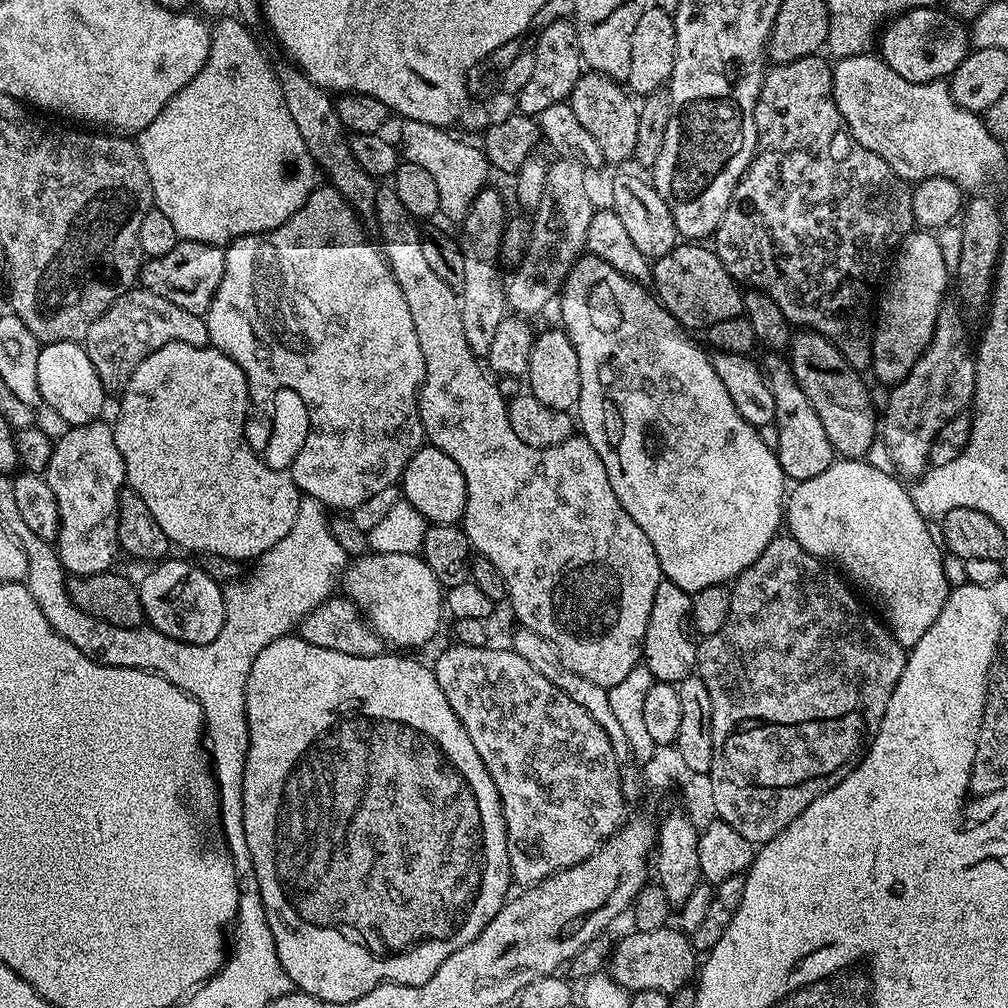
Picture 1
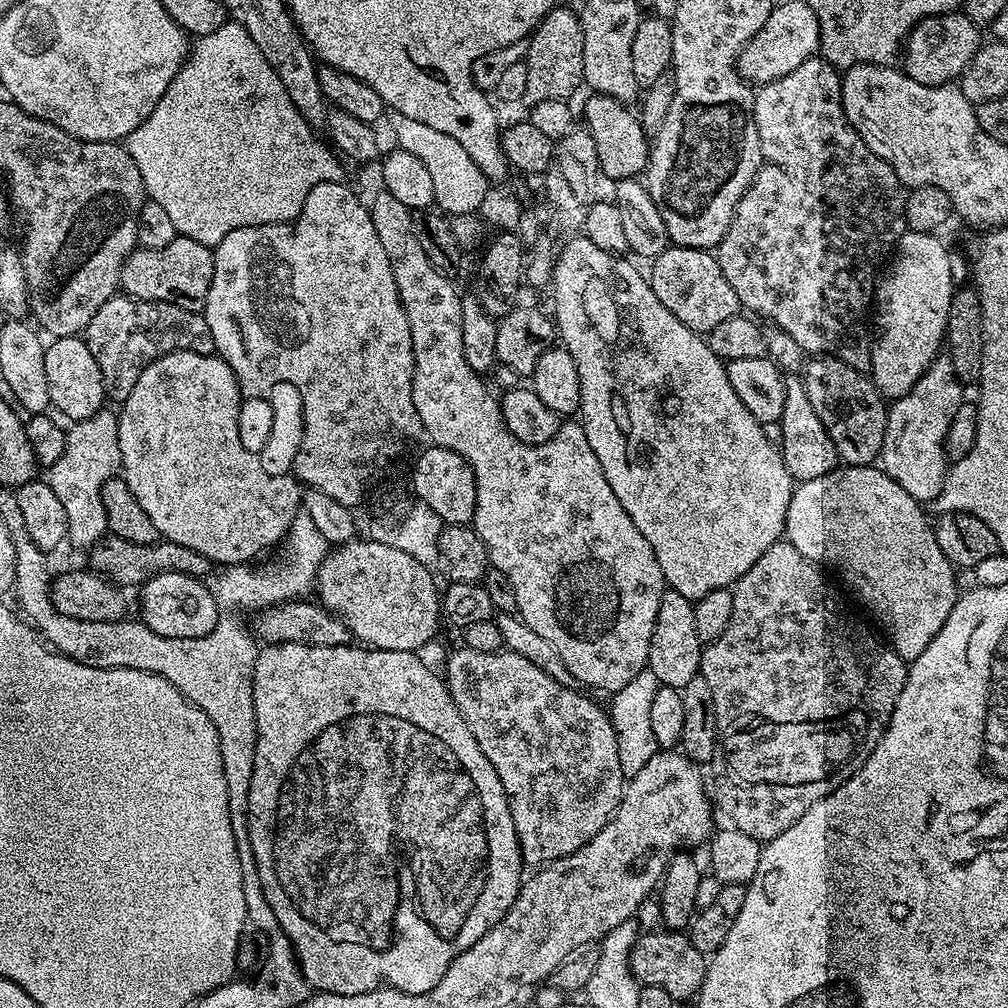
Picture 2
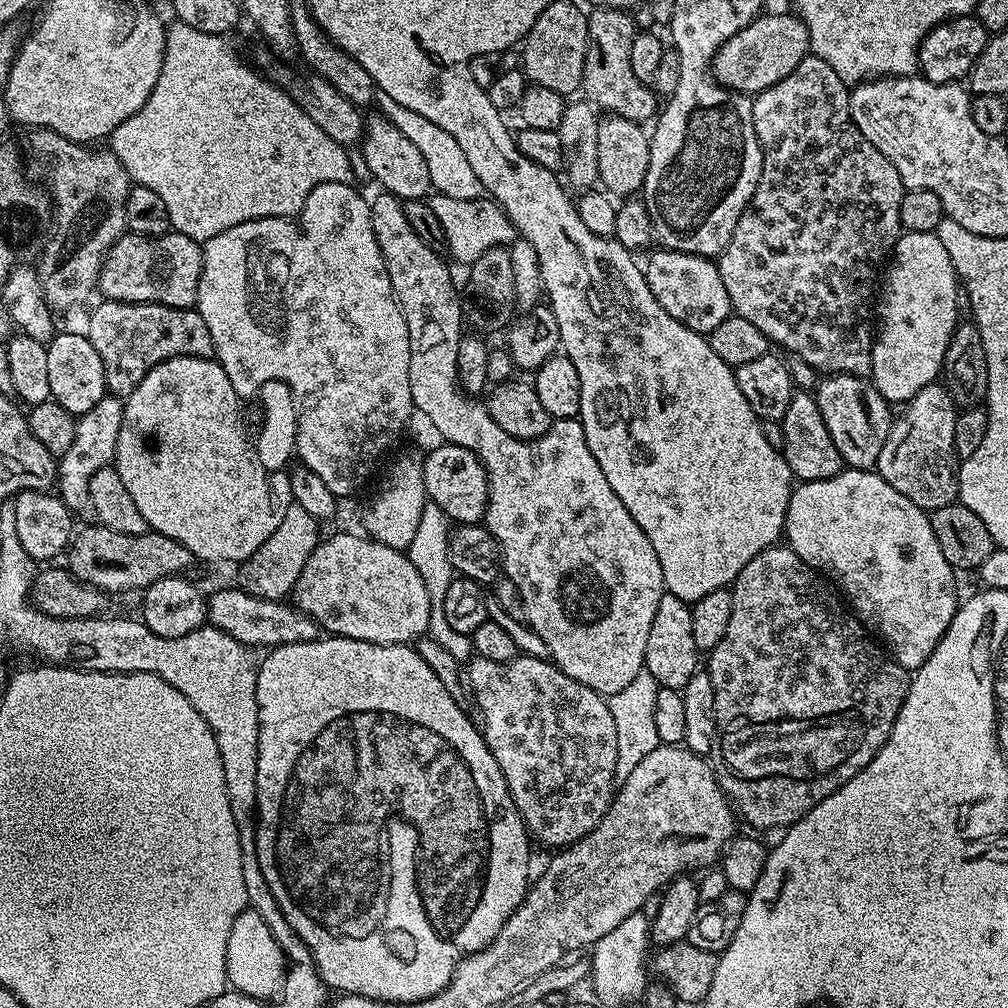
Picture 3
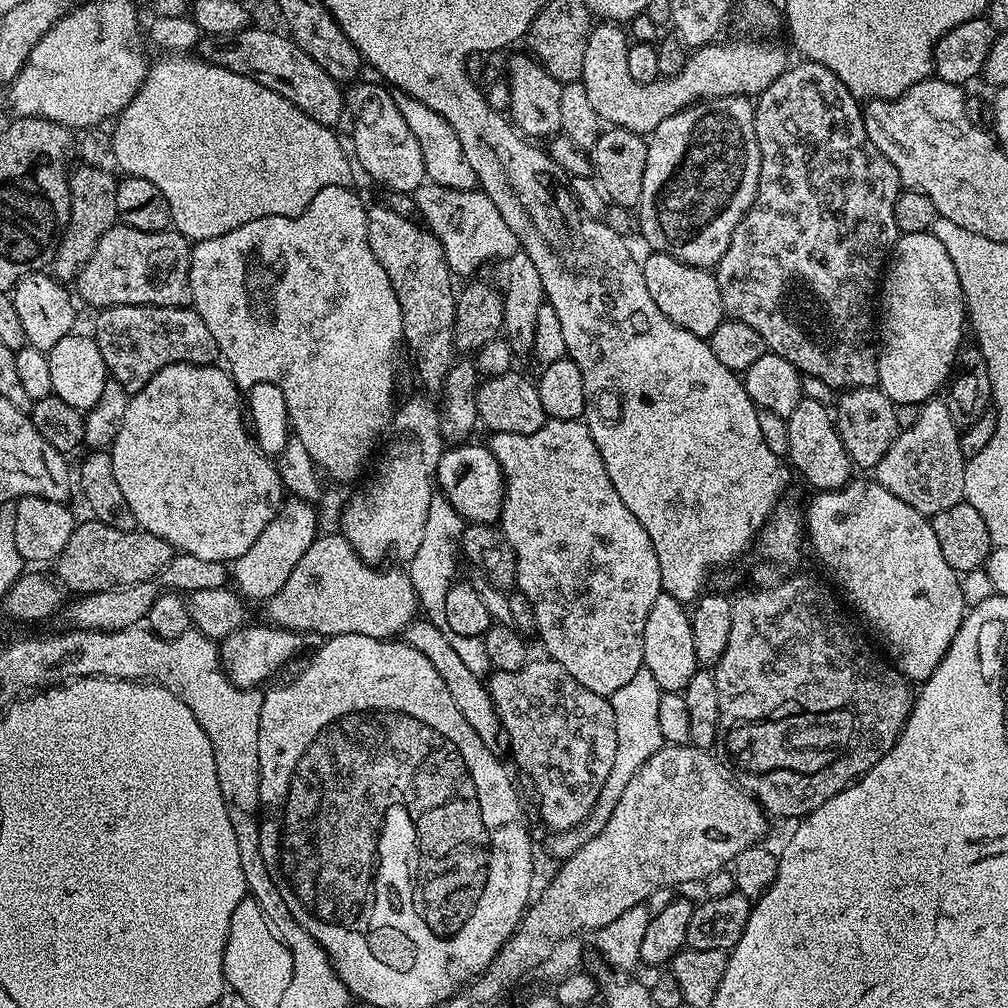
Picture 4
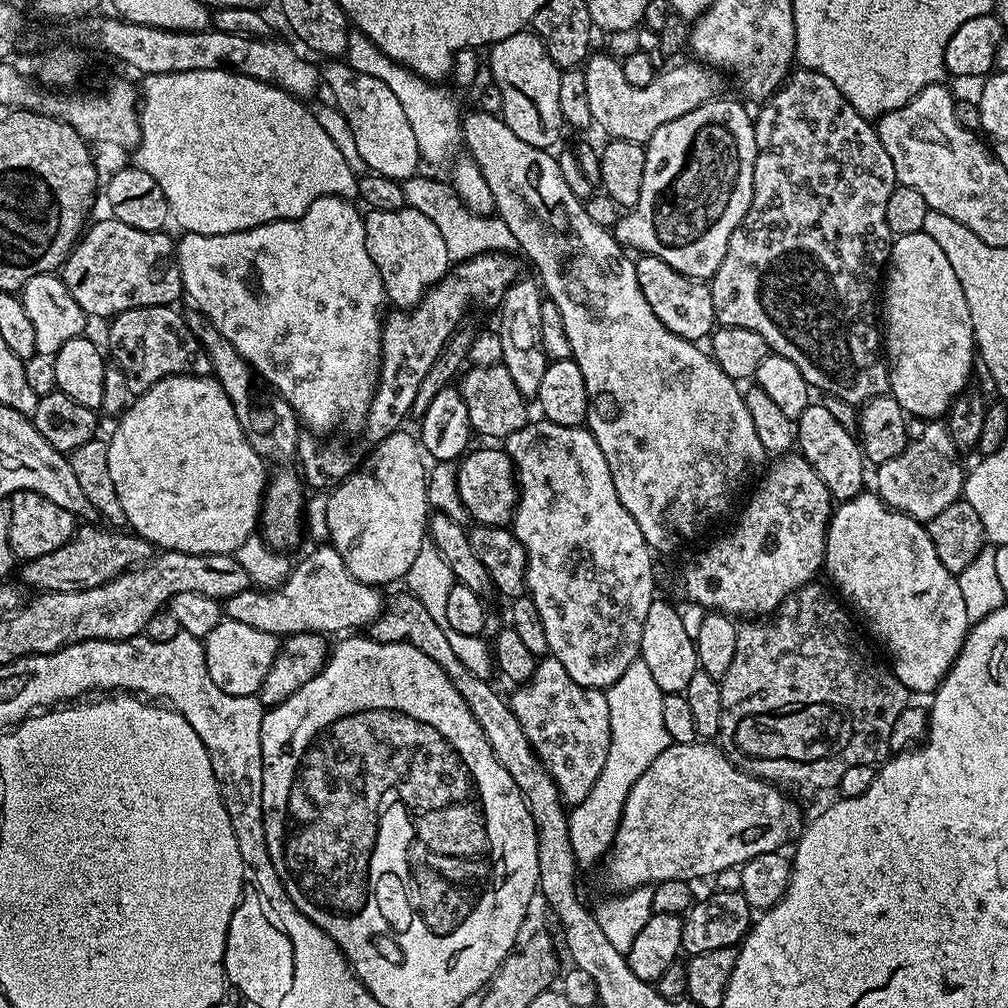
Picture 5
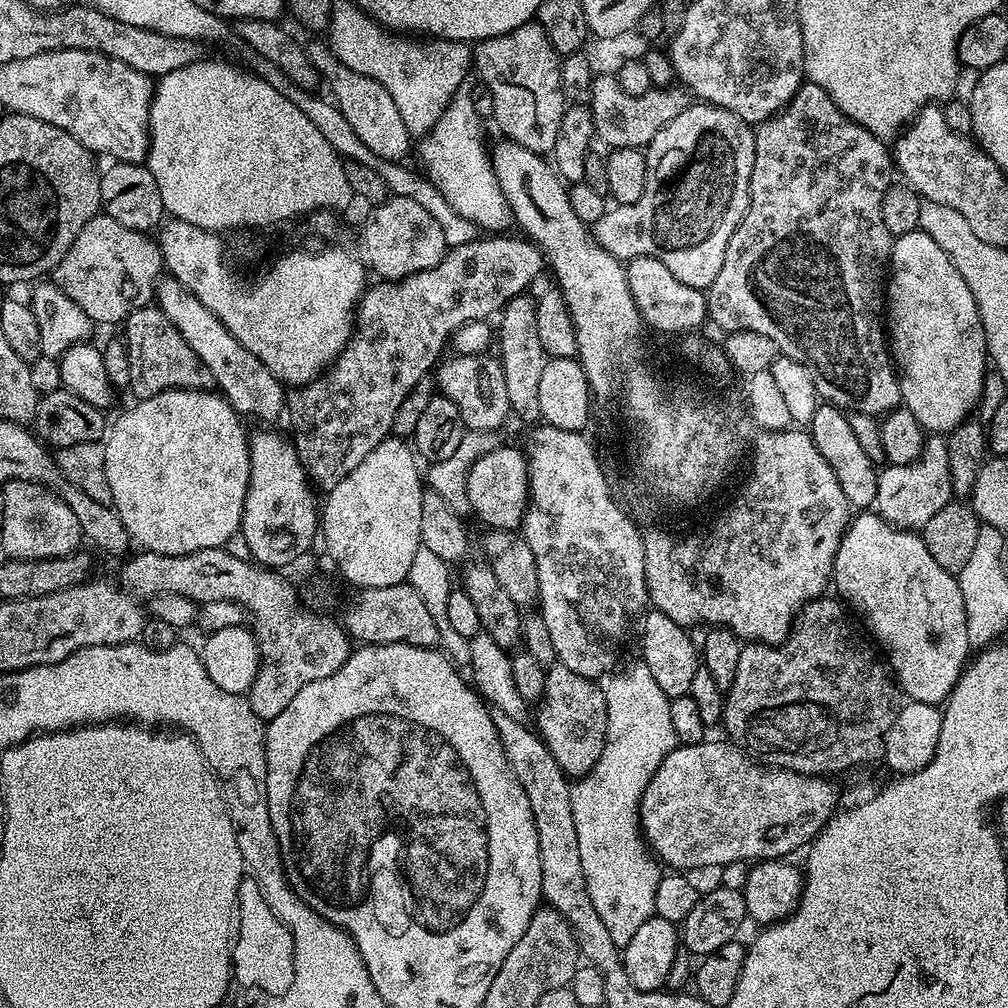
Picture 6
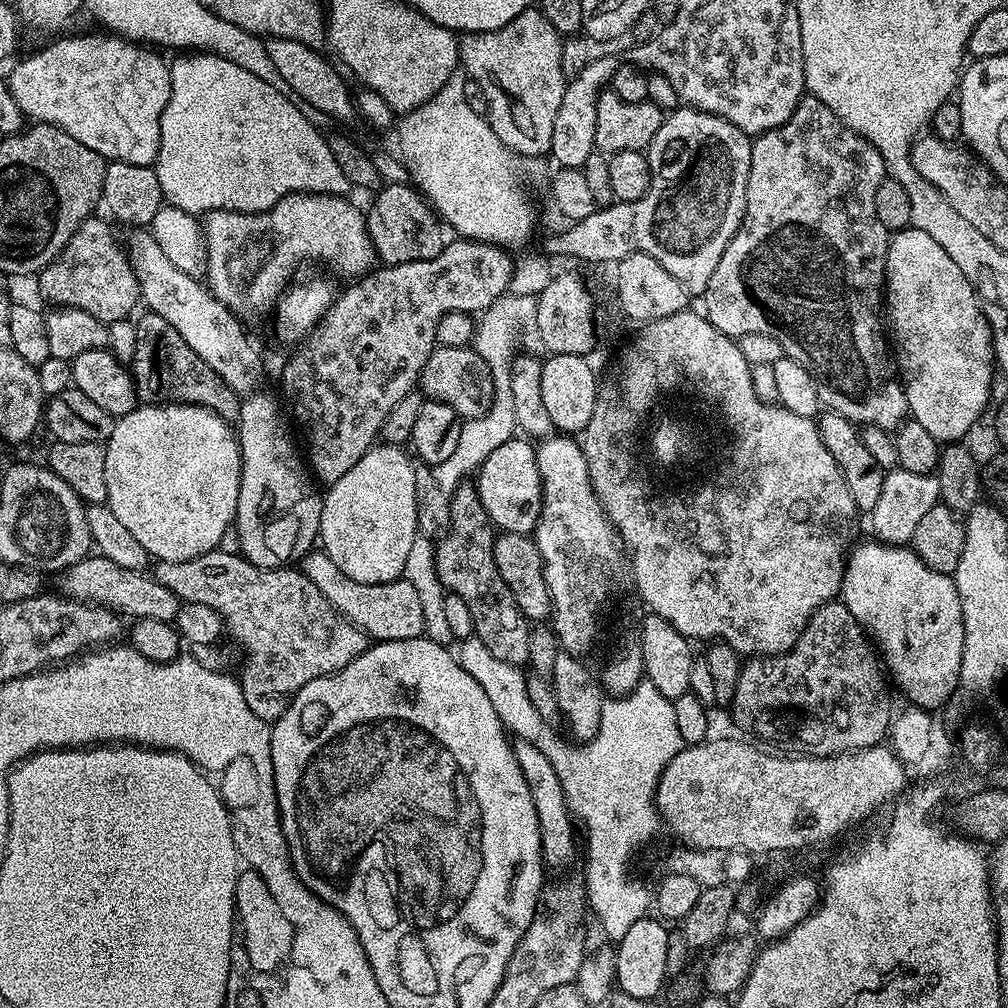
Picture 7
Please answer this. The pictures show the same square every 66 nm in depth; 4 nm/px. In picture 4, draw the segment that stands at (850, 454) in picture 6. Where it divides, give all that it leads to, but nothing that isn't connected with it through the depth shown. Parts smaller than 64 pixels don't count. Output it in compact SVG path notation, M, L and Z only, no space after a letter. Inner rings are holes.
M802 398L794 409L794 414L786 419L789 428L789 450L786 456L795 475L797 472L812 490L821 492L843 488L853 479L854 465L848 457L846 446L842 446L842 438L829 405Z

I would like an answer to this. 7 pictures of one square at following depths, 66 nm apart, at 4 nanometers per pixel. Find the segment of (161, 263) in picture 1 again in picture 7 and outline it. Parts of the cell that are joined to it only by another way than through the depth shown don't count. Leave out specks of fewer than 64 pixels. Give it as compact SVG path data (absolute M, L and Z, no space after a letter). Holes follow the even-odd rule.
M89 218L78 226L74 238L63 248L53 264L48 264L40 273L40 292L49 300L49 305L86 310L103 324L115 320L127 320L133 314L132 307L141 303L140 283L128 260L123 243L116 241L113 225L107 219Z

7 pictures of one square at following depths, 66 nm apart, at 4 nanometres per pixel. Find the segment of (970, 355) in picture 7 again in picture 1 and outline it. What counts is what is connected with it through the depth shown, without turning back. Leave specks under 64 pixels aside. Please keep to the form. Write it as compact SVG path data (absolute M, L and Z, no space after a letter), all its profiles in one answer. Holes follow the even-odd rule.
M913 230L900 241L887 277L888 285L886 280L874 308L870 372L887 386L899 384L910 374L926 350L936 330L940 309L946 303L944 291L948 288L948 276L950 280L950 260L948 264L943 246L932 236L935 235L928 230Z

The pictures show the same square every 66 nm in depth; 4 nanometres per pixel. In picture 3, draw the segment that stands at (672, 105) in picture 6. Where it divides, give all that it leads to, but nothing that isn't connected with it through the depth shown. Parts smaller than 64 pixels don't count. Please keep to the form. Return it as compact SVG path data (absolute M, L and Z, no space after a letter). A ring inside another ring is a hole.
M593 7L588 12L588 45L582 92L601 113L645 122L657 115L658 97L645 81L639 80L634 70L630 70L630 42L638 31L632 15L631 11L623 8ZM791 11L788 12L776 12L773 16L761 14L755 20L750 21L745 28L738 30L738 34L734 34L734 38L726 41L712 59L711 69L716 83L732 92L755 94L764 92L770 86L782 82L782 78L786 78L786 74L793 72L798 66L798 62L802 62L805 56L809 55L810 49L806 26L800 21L799 16Z

